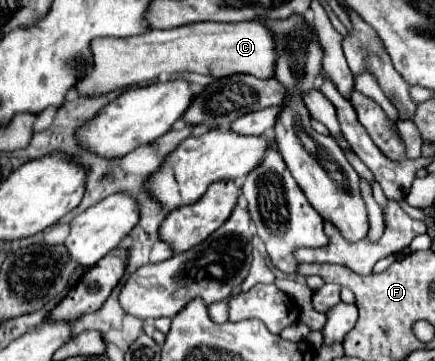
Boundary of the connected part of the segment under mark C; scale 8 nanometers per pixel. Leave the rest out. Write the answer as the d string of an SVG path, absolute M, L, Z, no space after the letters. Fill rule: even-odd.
M260 21L188 23L188 25L174 27L174 29L152 29L144 35L126 37L126 39L102 37L102 39L92 41L92 51L94 51L94 63L86 67L84 77L76 85L80 95L102 95L102 93L110 93L114 89L126 87L126 85L154 81L160 75L168 77L168 75L184 73L184 71L212 75L212 77L228 77L228 75L244 73L244 75L254 75L258 79L270 79L270 77L274 77L274 67L276 67L276 59L278 59L276 45L274 45L274 33Z

